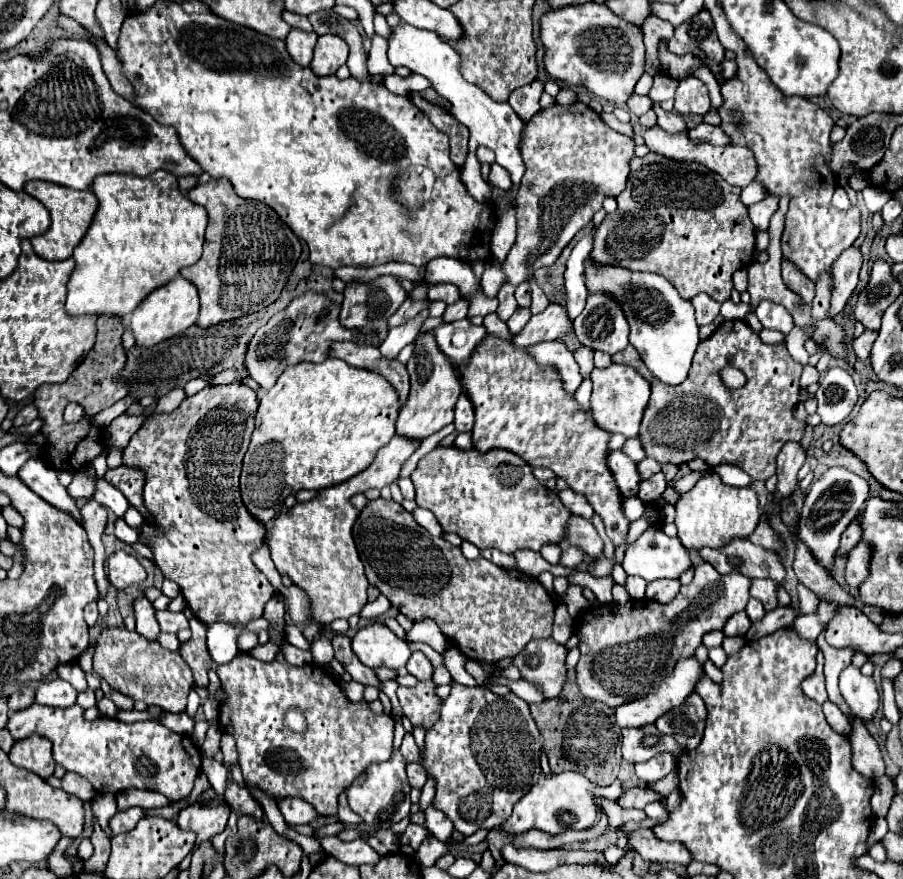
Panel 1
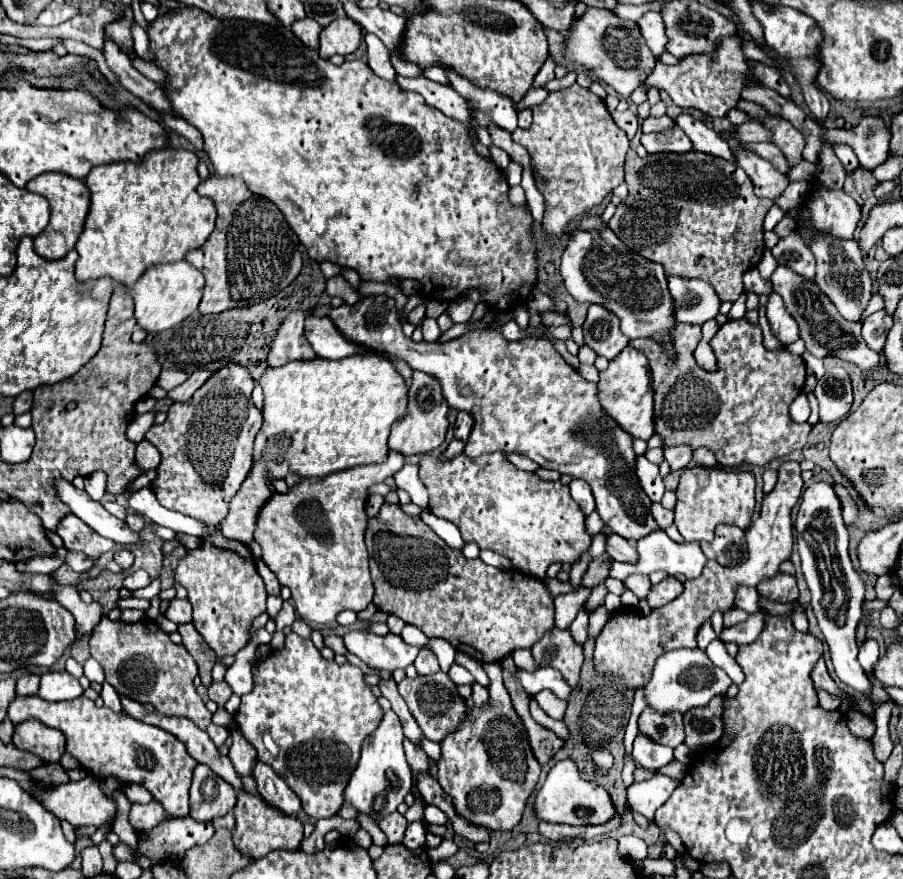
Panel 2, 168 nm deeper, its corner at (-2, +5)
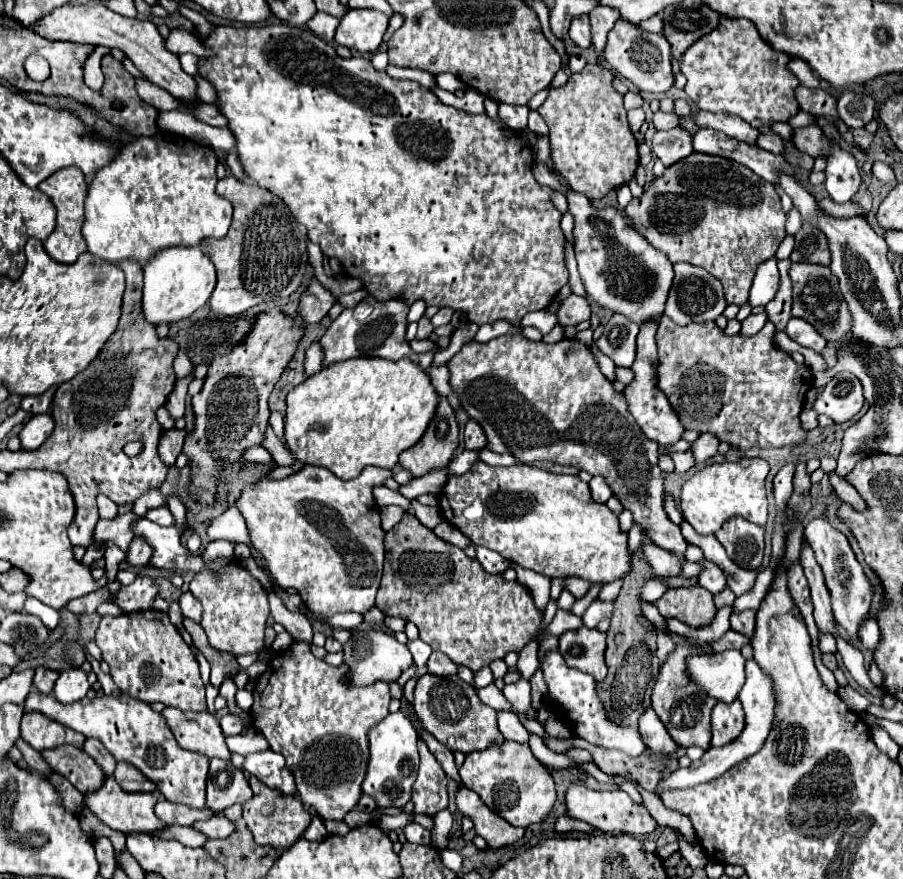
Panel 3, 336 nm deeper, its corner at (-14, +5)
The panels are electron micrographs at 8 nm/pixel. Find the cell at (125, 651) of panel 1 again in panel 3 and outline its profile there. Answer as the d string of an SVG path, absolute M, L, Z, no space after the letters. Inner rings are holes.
M137 611L125 615L105 615L95 633L95 643L109 665L109 673L119 689L135 699L147 703L161 701L167 707L181 711L205 711L205 685L199 675L199 665L183 641L179 631L171 625L163 611Z

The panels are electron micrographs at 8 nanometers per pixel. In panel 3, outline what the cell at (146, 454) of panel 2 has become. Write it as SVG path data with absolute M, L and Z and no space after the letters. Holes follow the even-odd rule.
M169 429L163 433L161 443L159 443L159 457L163 459L163 463L175 465L175 459L183 449L185 437L187 437L185 429Z

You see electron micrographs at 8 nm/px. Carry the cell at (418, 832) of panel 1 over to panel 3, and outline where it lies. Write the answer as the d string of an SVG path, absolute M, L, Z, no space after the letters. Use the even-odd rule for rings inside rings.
M409 823L405 827L405 835L409 843L421 843L421 845L429 845L431 837L429 837L429 829L417 825L417 823Z

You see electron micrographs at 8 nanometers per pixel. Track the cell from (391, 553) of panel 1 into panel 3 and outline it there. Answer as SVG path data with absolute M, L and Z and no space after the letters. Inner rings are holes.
M405 513L405 517L393 527L393 531L385 535L385 551L387 559L375 605L385 615L401 617L415 623L419 629L419 637L435 651L451 657L451 661L457 665L479 671L491 661L503 659L509 651L519 653L531 641L543 621L543 613L533 605L531 593L521 583L507 583L501 575L485 573L479 561L469 559L459 547L439 539L411 513Z

